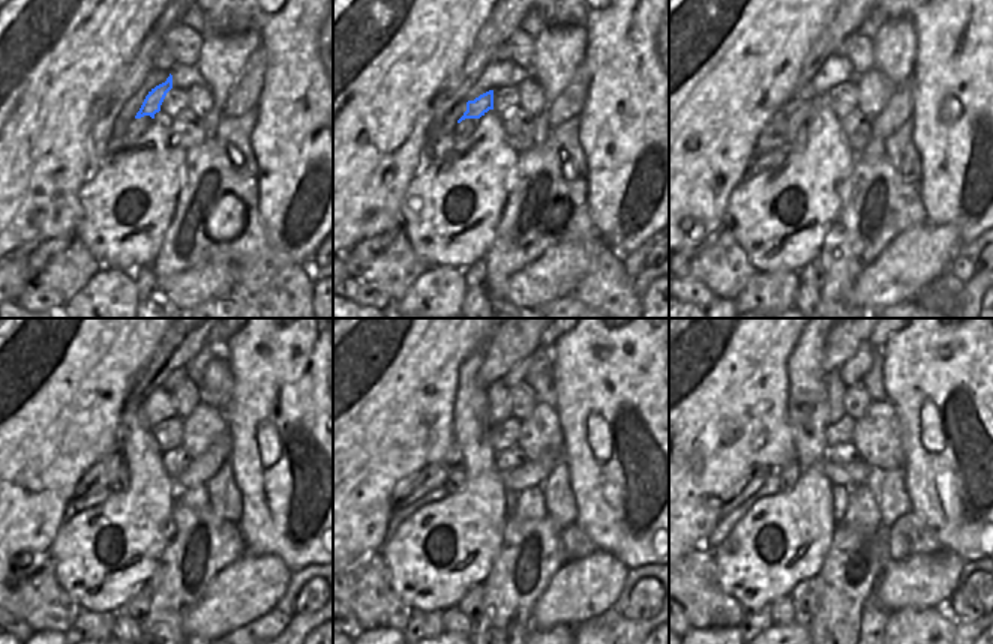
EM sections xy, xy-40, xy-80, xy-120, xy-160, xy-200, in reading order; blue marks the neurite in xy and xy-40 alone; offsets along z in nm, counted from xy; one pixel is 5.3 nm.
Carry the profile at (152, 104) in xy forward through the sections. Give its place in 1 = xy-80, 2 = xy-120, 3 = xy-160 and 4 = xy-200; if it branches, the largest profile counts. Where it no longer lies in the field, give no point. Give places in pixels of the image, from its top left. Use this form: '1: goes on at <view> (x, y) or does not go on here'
1: goes on at xy-80 (768, 141)
2: goes on at xy-120 (96, 478)
3: goes on at xy-160 (431, 478)
4: goes on at xy-200 (759, 476)

